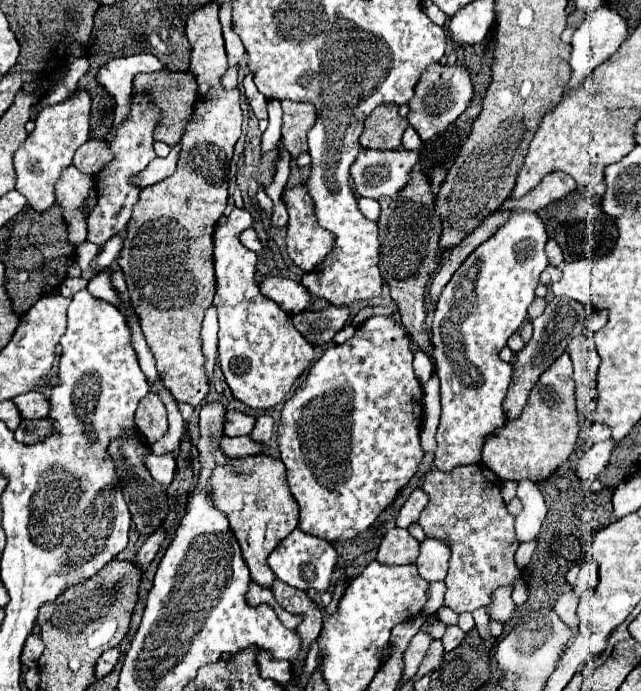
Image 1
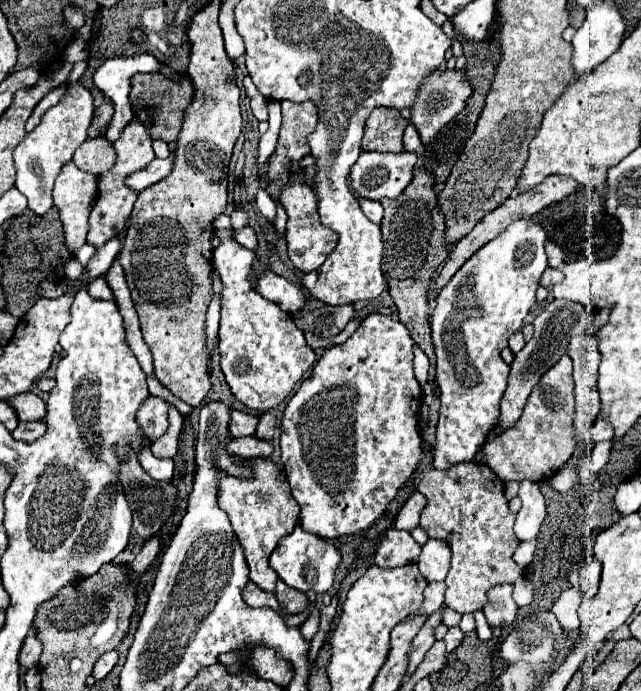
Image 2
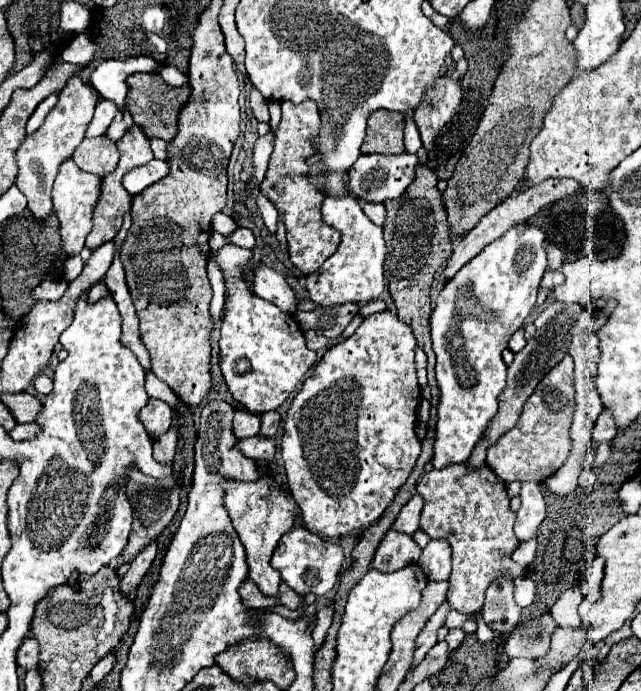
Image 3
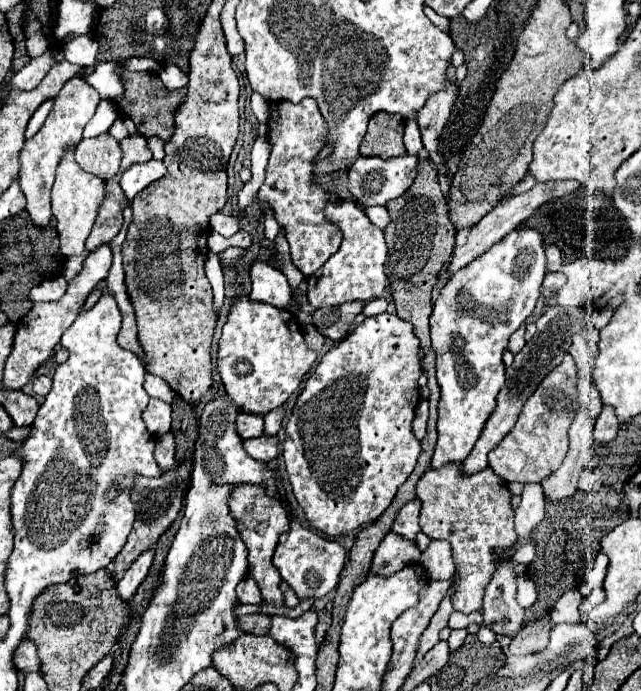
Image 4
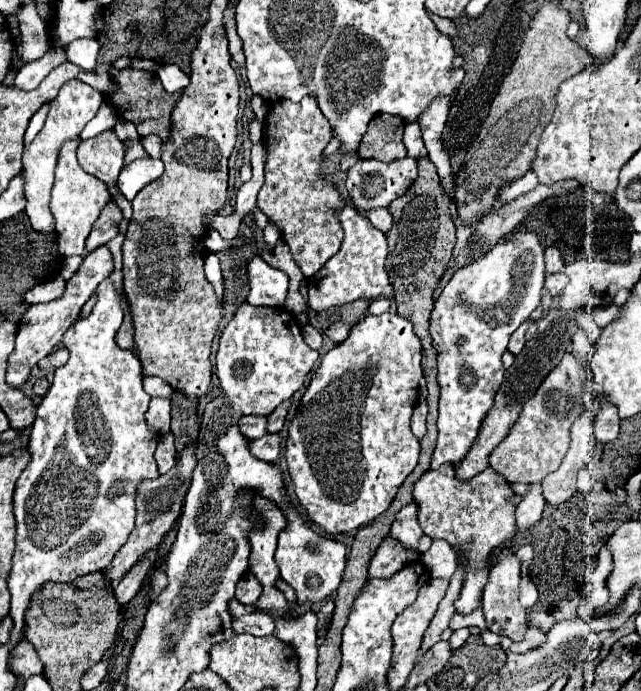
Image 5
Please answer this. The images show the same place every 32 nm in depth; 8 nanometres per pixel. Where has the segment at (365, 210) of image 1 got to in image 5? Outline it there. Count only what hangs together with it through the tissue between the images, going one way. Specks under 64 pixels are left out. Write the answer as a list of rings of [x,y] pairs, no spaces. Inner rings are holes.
[[[372,210],[370,214],[366,214],[368,216],[368,220],[378,228],[378,230],[382,230],[384,234],[392,228],[392,214],[388,212],[388,210]]]

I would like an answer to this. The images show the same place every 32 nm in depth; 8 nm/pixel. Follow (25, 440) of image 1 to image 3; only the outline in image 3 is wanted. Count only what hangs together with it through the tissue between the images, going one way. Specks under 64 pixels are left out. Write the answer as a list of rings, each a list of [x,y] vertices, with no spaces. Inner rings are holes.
[[[22,424],[22,426],[16,426],[12,432],[10,432],[10,436],[12,436],[12,440],[30,440],[34,434],[36,434],[36,430],[38,430],[38,424]]]

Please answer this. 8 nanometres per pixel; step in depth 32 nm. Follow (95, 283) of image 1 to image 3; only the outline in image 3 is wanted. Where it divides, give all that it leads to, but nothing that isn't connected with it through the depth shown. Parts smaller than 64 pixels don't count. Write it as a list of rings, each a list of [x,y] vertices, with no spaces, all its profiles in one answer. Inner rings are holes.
[[[98,282],[98,284],[94,284],[94,286],[90,288],[90,292],[88,292],[88,302],[94,304],[94,302],[98,302],[98,300],[104,298],[104,296],[110,296],[110,294],[108,294],[108,288],[106,288],[104,282]]]

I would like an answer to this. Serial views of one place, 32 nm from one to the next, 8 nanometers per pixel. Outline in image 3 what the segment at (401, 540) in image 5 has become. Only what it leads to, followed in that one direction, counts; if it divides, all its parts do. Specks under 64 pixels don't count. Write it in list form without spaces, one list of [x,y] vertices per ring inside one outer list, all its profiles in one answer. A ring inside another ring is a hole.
[[[414,496],[398,514],[396,522],[392,524],[392,530],[414,536],[414,532],[418,530],[418,520],[420,520],[420,510],[422,510],[422,496]]]

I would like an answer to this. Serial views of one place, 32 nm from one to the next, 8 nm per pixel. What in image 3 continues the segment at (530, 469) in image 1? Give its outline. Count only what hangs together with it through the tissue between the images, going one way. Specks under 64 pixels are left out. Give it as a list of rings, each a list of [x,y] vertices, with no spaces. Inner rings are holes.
[[[570,354],[554,366],[546,378],[536,386],[534,394],[526,400],[524,410],[516,426],[506,432],[494,446],[490,446],[486,464],[504,482],[544,482],[554,474],[570,452],[570,424],[576,410],[576,390],[574,390],[574,360]]]

